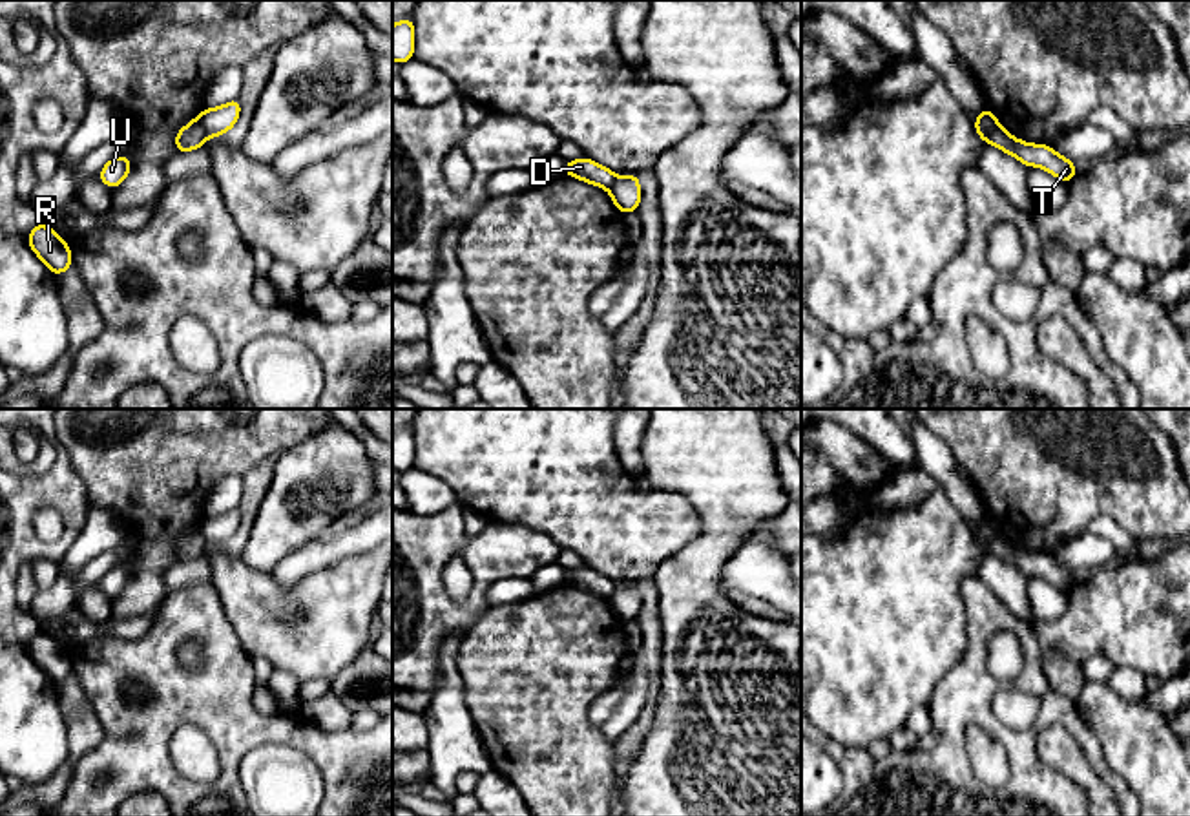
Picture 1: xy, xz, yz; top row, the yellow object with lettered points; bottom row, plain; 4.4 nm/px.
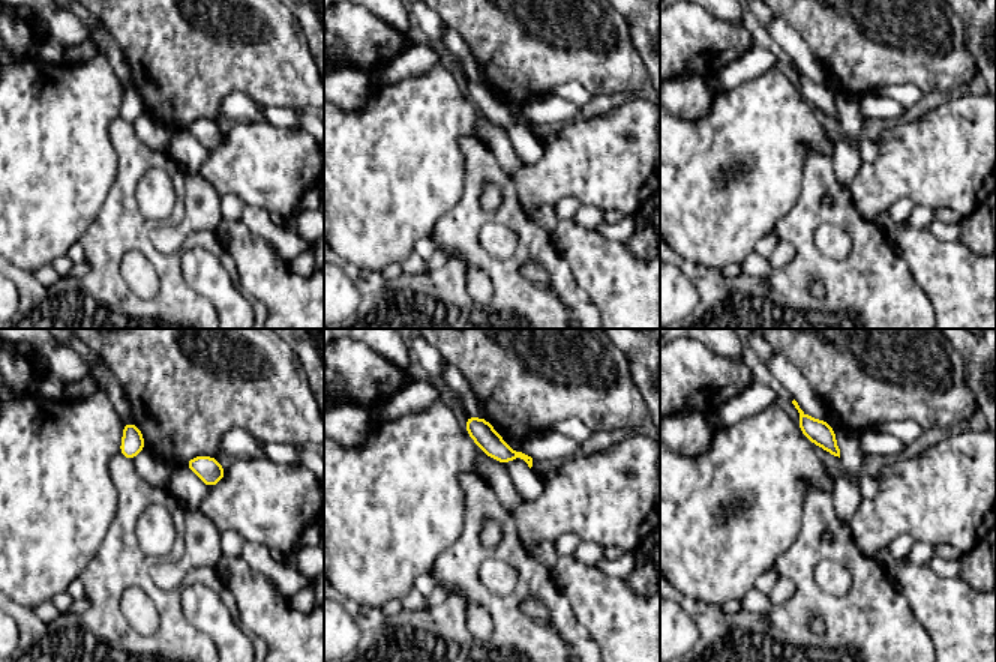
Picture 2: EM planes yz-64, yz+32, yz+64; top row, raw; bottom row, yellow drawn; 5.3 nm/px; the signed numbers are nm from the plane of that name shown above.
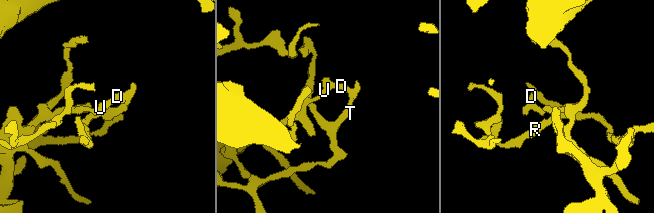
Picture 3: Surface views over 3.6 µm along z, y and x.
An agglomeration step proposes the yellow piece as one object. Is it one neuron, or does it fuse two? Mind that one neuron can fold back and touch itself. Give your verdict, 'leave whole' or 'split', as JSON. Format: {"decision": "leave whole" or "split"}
{"decision": "split"}

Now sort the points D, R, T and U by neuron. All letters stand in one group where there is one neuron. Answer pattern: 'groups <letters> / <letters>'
groups D U / R T

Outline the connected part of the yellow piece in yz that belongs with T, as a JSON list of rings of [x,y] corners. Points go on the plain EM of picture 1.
[[[982,518],[976,531],[984,539],[987,553],[1017,566],[1028,577],[1042,577],[1066,593],[1080,579],[1075,571],[1057,562],[1049,553],[1031,553],[1015,548],[1004,535],[998,533],[997,524],[991,518]]]

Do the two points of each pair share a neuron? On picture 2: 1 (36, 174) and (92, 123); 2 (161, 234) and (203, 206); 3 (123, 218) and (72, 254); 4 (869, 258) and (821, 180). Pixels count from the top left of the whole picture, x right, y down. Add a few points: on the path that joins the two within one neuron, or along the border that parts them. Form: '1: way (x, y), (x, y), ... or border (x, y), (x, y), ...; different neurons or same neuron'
1: way (50, 161), (78, 132); same neuron
2: way (171, 234), (179, 233), (195, 216); same neuron
3: border (80, 240), (84, 246), (86, 260); different neurons
4: way (867, 239), (842, 212), (840, 200); same neuron

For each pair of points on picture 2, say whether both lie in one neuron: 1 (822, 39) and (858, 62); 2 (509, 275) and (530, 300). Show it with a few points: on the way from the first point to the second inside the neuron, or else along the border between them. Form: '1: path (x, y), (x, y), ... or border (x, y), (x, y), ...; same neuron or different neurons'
1: path (831, 39), (836, 39), (849, 53); same neuron
2: path (510, 281), (524, 294); same neuron

